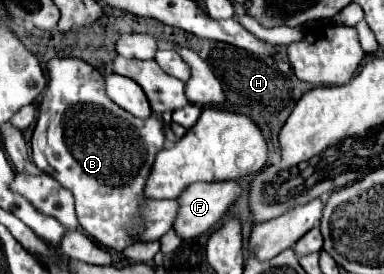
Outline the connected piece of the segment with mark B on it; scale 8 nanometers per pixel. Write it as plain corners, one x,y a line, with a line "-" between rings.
79,58
49,60
47,76
49,84
31,138
33,162
73,192
81,228
105,248
123,252
133,242
125,226
139,220
143,186
165,142
163,120
155,114
145,120
135,118
115,106
105,94
105,78

